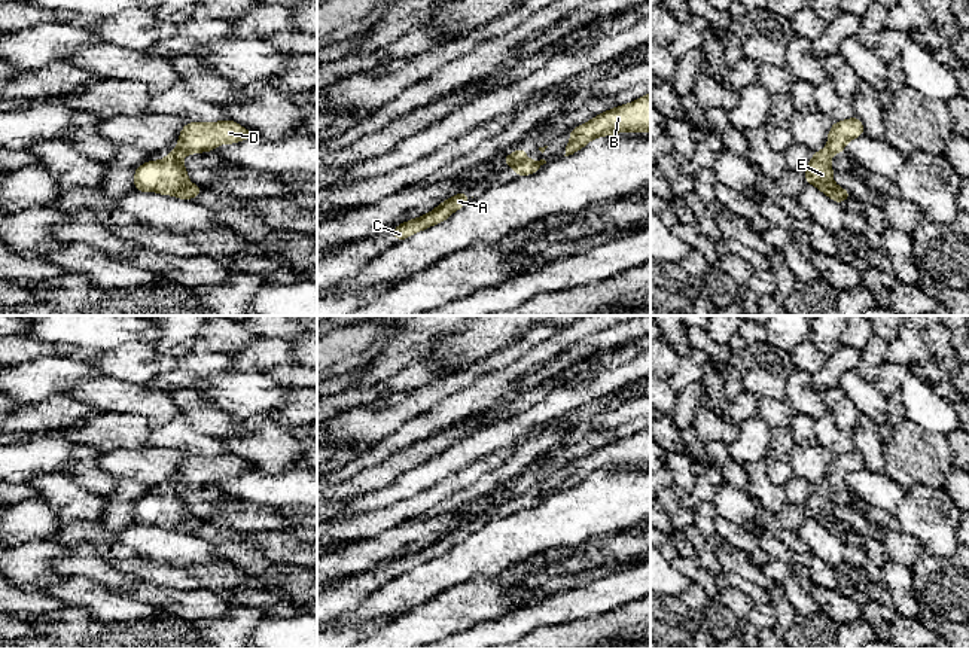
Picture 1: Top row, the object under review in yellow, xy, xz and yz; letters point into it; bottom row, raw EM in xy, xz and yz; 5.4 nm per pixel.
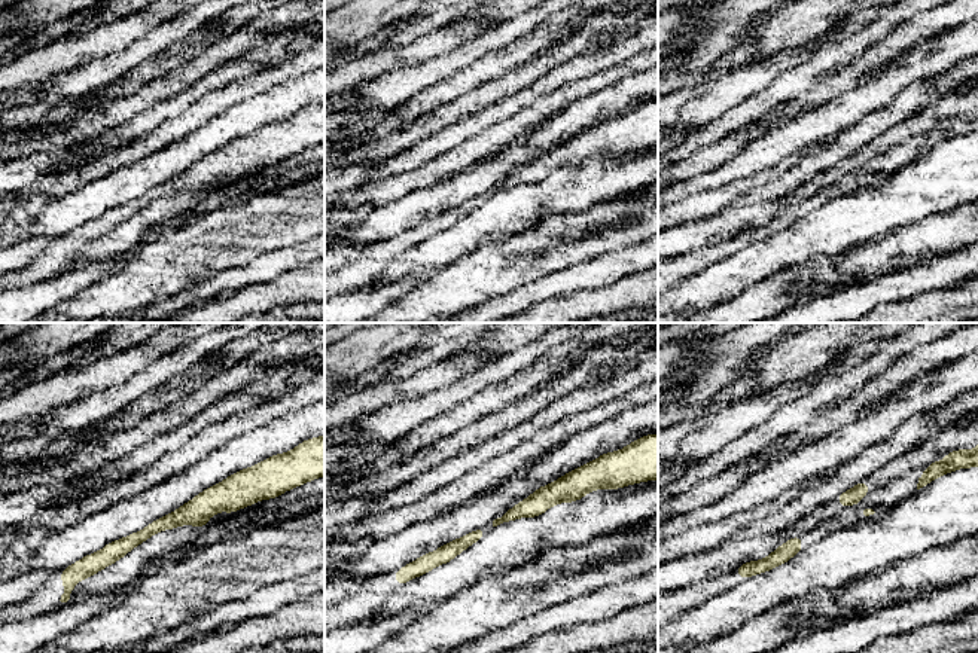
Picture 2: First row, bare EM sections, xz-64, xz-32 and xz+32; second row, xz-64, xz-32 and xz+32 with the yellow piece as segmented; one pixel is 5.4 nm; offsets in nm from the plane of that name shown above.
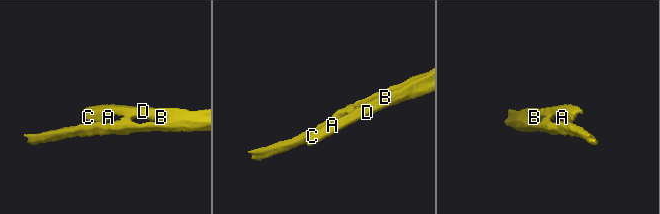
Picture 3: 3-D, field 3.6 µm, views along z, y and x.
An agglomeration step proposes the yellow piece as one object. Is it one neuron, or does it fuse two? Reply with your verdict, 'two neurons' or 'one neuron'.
two neurons

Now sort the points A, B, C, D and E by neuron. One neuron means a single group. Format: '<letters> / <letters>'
A B C D / E

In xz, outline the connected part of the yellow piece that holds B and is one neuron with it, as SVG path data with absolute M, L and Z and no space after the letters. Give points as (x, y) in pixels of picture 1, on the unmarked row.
M650 426L633 436L606 444L591 454L570 463L569 467L572 470L566 479L564 490L573 488L598 470L613 469L616 466L647 464L650 464Z

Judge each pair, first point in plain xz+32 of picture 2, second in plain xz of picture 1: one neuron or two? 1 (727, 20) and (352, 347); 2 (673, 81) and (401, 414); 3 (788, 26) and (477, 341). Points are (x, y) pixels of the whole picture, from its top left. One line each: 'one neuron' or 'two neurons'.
1: two neurons
2: two neurons
3: one neuron

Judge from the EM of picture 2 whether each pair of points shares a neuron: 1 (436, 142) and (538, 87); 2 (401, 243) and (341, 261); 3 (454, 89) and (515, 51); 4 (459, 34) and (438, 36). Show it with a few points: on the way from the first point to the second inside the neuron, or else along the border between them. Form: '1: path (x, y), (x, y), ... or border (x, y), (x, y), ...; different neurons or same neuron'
1: path (462, 131), (512, 104); same neuron
2: border (372, 244), (356, 261), (340, 269); different neurons
3: path (469, 78), (500, 61); same neuron
4: path (454, 34), (442, 36); same neuron

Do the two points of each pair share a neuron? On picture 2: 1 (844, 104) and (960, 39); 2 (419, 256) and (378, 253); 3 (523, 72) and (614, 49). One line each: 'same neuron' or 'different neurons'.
1: same neuron
2: different neurons
3: different neurons

